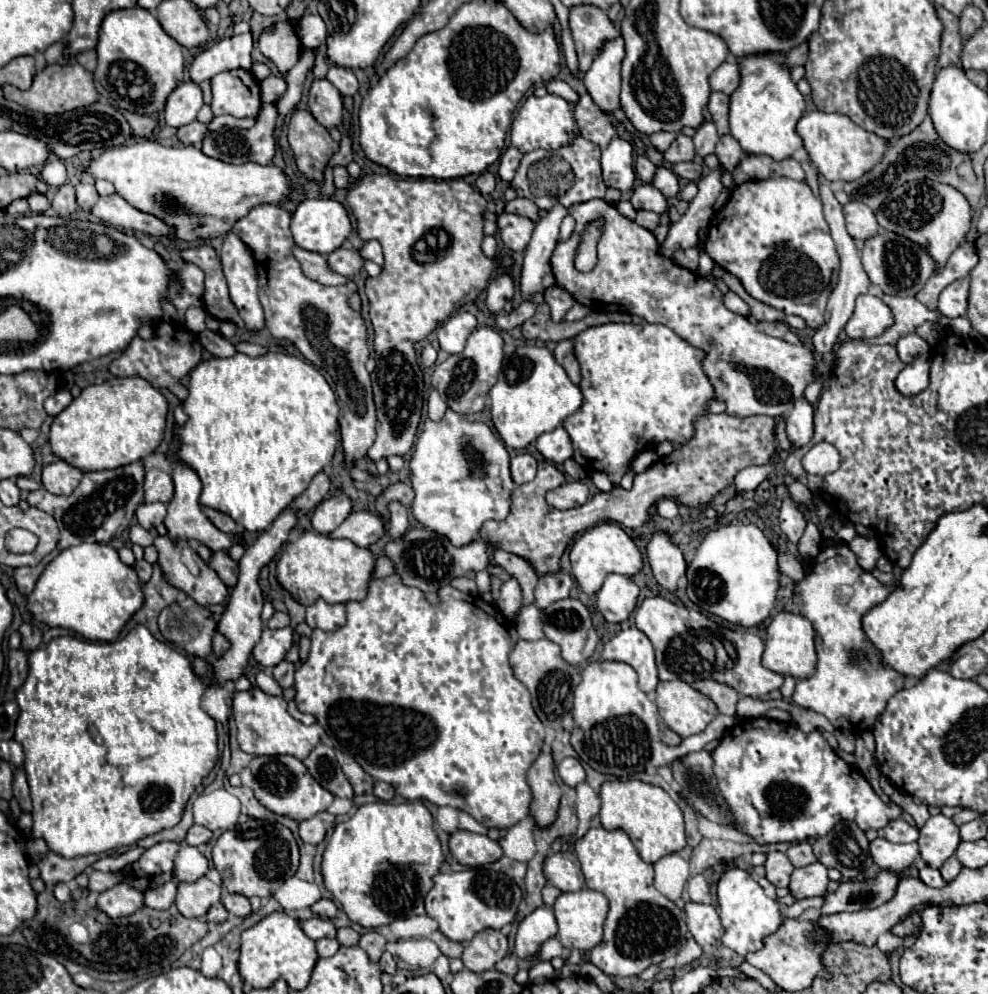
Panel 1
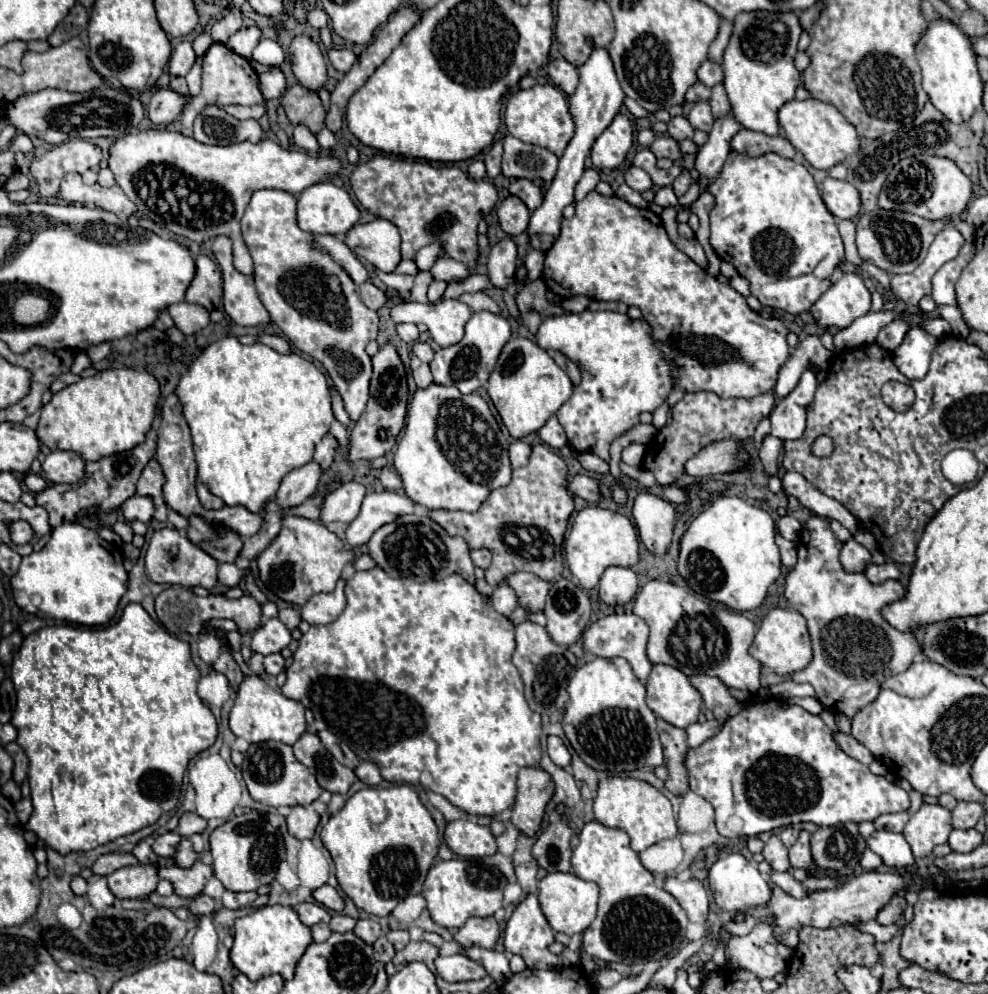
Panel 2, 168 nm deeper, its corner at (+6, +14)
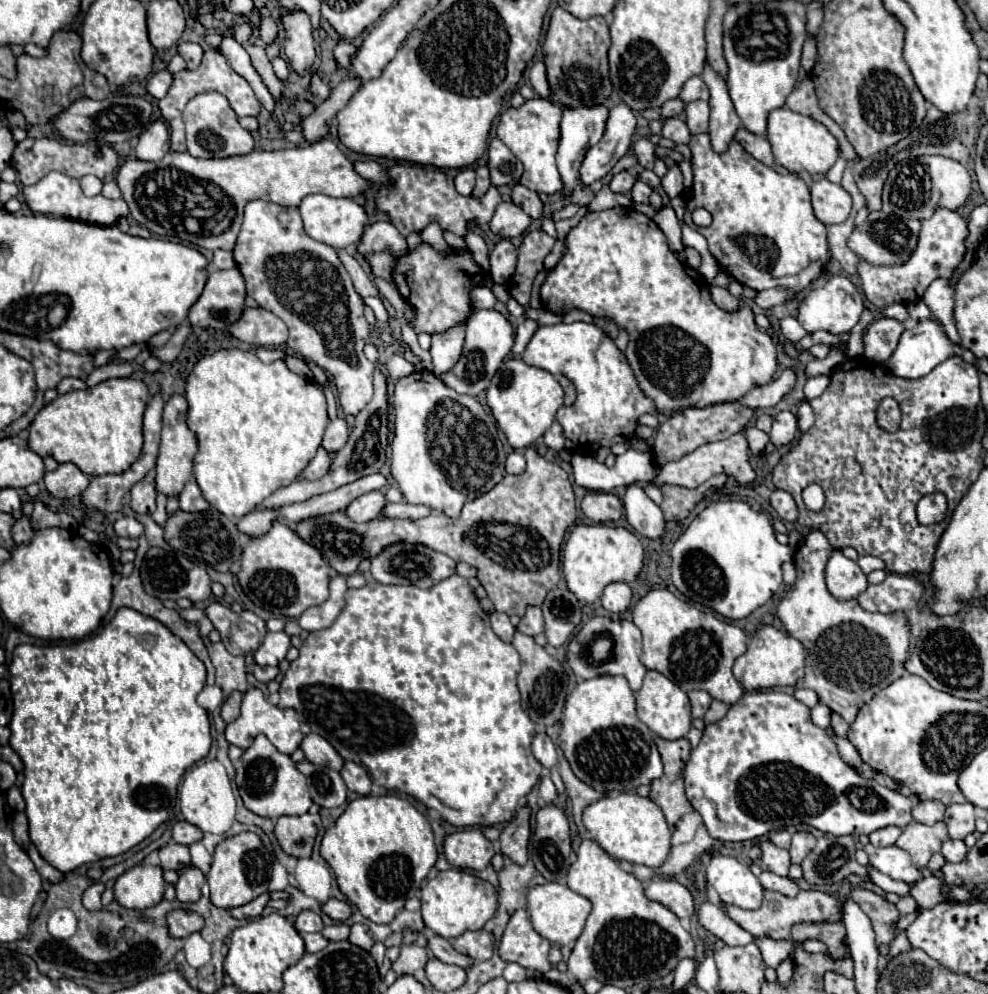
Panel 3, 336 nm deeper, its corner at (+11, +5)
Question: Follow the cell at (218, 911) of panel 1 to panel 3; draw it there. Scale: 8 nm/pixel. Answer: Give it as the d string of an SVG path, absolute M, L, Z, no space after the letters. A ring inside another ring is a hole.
M175 909L175 911L167 913L167 929L169 929L169 935L175 939L187 937L187 935L203 929L203 917L193 911Z

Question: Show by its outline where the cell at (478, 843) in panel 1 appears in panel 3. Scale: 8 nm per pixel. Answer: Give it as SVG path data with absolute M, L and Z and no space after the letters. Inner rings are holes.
M463 829L447 835L443 849L453 867L471 871L485 869L495 855L493 843L479 829Z

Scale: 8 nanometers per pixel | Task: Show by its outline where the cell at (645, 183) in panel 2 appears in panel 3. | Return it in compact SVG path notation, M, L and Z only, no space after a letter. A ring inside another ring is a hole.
M619 171L619 173L615 173L613 179L609 181L609 189L611 189L613 193L623 193L623 195L625 195L625 193L631 191L633 183L635 183L635 177L633 177L631 173Z

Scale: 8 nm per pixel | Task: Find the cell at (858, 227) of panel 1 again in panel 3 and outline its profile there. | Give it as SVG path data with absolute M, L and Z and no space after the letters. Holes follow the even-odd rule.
M825 177L811 185L811 201L815 217L825 225L843 223L851 213L851 195Z

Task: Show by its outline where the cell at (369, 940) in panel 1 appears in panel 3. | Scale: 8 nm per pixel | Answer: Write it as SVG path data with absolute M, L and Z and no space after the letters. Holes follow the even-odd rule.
M355 923L353 927L351 927L351 935L349 935L349 941L353 943L353 945L359 945L361 949L371 949L373 947L373 933L371 933L371 929L367 927L367 925L363 925L363 923Z

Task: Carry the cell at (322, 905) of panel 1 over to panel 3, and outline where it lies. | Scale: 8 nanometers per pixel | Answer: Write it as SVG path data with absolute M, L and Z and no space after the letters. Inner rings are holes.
M329 899L323 905L323 911L333 919L333 921L345 921L351 917L351 905L347 901L339 901L339 899Z

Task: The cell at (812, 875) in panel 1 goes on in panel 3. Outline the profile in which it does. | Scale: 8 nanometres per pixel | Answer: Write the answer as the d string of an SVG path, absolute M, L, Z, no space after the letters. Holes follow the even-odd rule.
M797 831L793 835L793 841L791 841L791 861L793 863L801 863L805 859L805 855L815 847L815 835L811 831Z

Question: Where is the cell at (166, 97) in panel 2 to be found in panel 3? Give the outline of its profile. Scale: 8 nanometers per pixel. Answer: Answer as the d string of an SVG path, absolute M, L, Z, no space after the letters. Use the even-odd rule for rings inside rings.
M163 121L151 123L141 135L139 143L135 147L135 159L141 161L159 161L167 153L167 141L169 141L169 131Z

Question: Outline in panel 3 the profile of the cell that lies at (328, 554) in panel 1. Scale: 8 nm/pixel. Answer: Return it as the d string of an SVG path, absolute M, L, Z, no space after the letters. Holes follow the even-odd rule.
M275 521L267 533L249 539L241 555L241 571L237 573L237 579L251 603L277 617L297 619L307 607L319 605L329 597L329 571L329 563L313 545Z

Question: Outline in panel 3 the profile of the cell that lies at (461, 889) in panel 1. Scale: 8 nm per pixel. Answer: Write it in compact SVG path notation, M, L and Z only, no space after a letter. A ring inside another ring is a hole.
M449 869L439 871L435 879L425 883L421 889L421 901L425 927L445 939L455 939L465 931L483 929L483 925L493 917L497 909L497 891L491 887L491 883L479 879L475 873Z

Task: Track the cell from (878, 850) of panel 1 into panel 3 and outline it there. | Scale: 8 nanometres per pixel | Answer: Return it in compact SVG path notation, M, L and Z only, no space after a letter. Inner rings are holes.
M871 843L865 845L865 853L869 855L869 863L883 875L889 875L895 881L905 881L913 885L921 873L917 867L913 867L911 857L905 849L899 849L895 845L891 847L873 847Z

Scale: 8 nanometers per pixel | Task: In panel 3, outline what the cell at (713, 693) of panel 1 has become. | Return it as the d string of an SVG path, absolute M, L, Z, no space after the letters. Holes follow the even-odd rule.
M689 691L687 695L693 707L693 717L703 717L711 705L711 695L707 691Z

